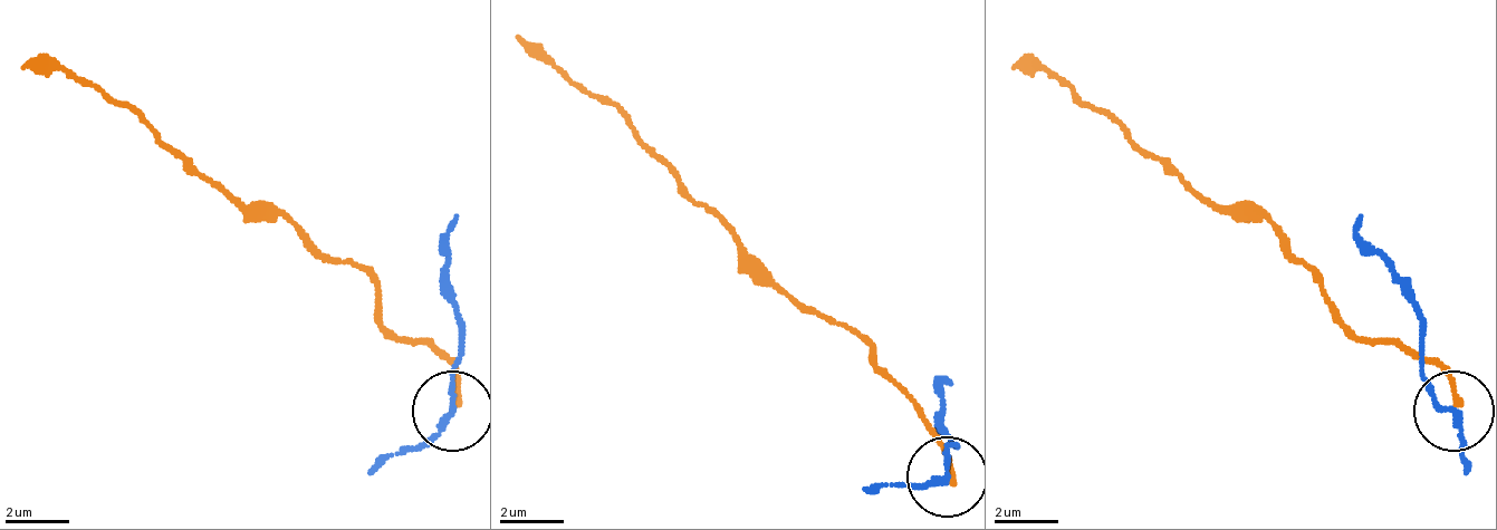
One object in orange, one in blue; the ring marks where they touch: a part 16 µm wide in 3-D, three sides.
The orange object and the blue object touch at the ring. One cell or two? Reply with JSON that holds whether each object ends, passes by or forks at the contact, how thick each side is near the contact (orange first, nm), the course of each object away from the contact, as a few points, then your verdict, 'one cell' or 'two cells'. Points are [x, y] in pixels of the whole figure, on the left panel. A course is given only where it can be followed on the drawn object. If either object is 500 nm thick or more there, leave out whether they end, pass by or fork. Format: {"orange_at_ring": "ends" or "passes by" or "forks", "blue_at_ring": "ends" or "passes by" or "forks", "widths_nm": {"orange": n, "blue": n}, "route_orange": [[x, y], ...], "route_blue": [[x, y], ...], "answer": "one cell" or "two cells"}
{"orange_at_ring": "ends", "blue_at_ring": "passes by", "widths_nm": {"orange": 170, "blue": 170}, "route_orange": [[454, 404], [454, 364], [397, 340], [357, 268], [286, 212], [238, 212], [141, 116], [61, 67], [21, 67]], "route_blue": [[454, 412], [454, 283], [445, 235], [454, 212]], "answer": "two cells"}

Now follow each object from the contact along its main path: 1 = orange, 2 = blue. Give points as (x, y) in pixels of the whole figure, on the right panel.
1: (1451, 404), (1436, 364), (1363, 340), (1259, 212), (1211, 212), (1051, 67), (1010, 67)
2: (1451, 412), (1419, 373), (1411, 283), (1363, 235), (1363, 212)

